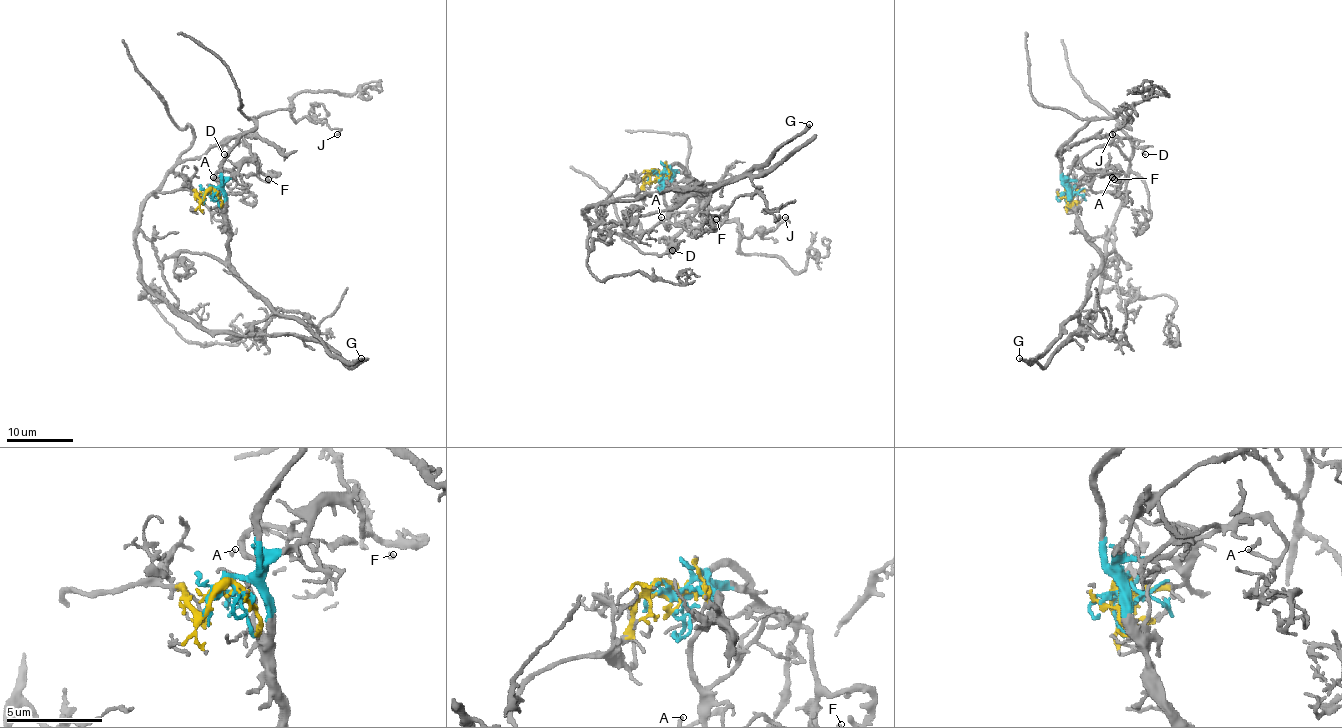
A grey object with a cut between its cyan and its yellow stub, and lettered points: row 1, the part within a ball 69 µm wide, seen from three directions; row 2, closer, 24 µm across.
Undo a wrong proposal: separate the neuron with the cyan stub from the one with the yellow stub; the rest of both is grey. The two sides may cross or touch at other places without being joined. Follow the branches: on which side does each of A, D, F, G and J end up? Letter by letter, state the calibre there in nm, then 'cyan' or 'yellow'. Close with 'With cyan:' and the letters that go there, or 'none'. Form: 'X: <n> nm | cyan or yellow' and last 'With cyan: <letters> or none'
A: 150 nm | cyan
D: 120 nm | cyan
F: 220 nm | cyan
G: 300 nm | cyan
J: 120 nm | cyan
With cyan: A, D, F, G, J

